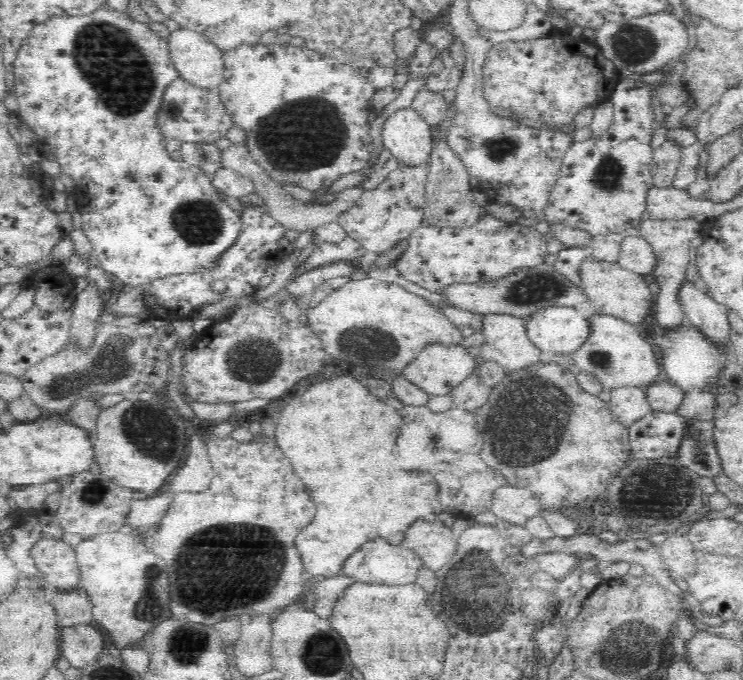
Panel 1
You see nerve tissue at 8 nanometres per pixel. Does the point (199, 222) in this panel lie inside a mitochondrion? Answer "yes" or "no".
yes

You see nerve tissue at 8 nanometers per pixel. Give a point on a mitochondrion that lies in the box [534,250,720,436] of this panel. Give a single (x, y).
(603, 361)

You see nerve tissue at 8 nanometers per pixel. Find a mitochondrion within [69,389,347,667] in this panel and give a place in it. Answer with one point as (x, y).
(221, 568)

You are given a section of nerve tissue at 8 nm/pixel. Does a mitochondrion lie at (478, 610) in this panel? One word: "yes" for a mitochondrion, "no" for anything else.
yes

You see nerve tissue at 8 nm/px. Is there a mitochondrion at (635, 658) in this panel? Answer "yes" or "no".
yes

